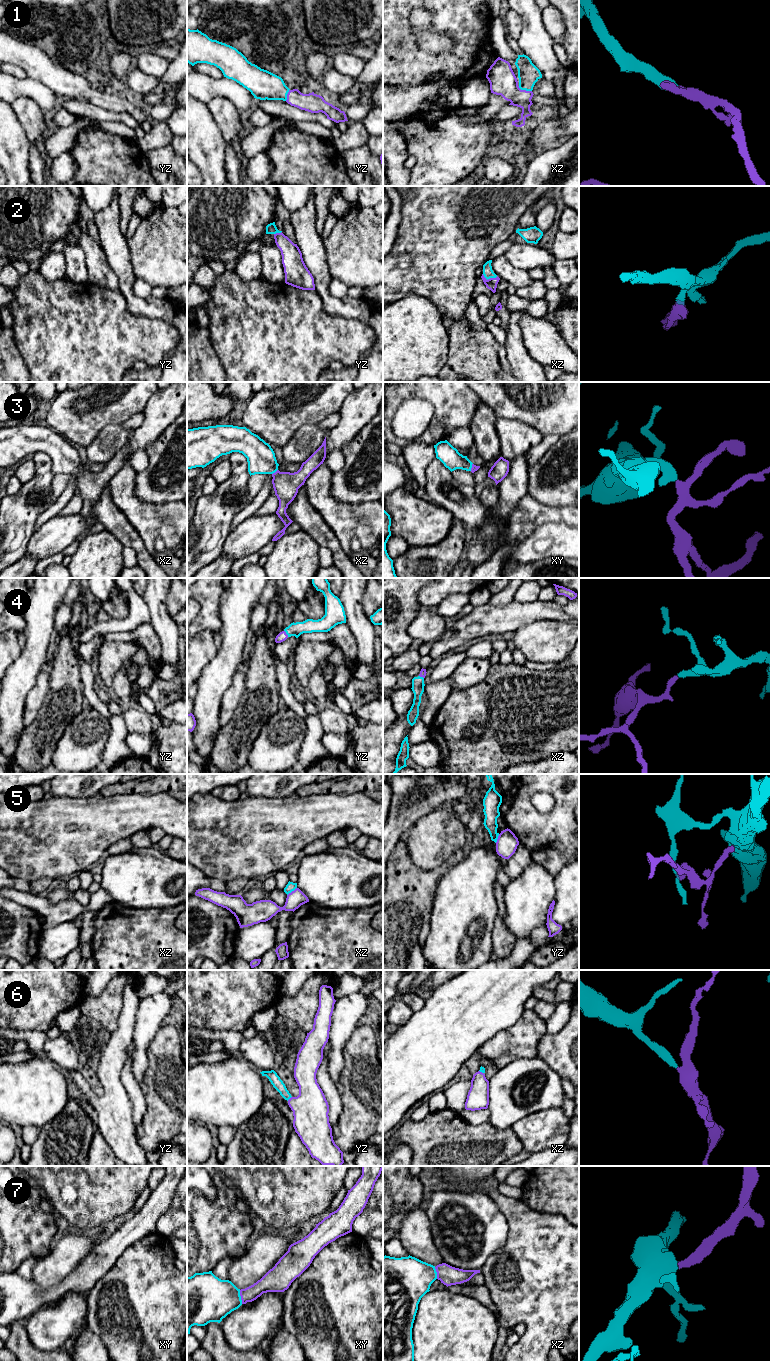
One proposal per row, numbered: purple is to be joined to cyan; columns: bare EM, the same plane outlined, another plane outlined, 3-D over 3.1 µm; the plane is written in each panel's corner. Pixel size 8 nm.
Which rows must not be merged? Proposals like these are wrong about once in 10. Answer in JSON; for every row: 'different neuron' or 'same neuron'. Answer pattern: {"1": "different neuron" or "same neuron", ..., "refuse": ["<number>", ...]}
{"1": "same neuron", "2": "same neuron", "3": "same neuron", "4": "same neuron", "5": "same neuron", "6": "same neuron", "7": "same neuron", "refuse": []}

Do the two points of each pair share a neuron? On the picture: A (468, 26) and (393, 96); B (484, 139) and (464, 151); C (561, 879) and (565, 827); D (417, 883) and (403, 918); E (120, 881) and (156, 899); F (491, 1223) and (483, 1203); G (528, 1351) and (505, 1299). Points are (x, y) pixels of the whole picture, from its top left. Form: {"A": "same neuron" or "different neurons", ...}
{"A": "different neurons", "B": "same neuron", "C": "different neurons", "D": "same neuron", "E": "same neuron", "F": "same neuron", "G": "same neuron"}

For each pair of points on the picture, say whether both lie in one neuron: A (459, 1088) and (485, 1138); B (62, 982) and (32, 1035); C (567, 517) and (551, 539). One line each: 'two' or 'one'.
A: two
B: two
C: two

